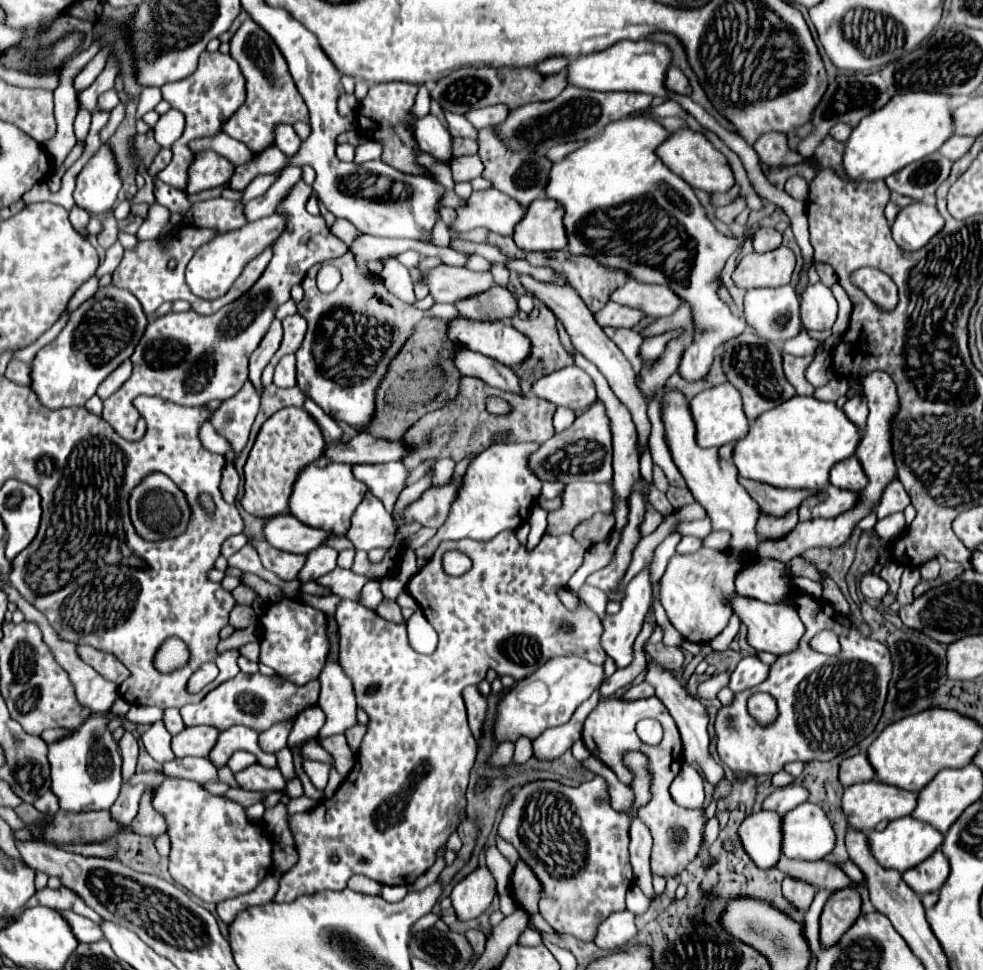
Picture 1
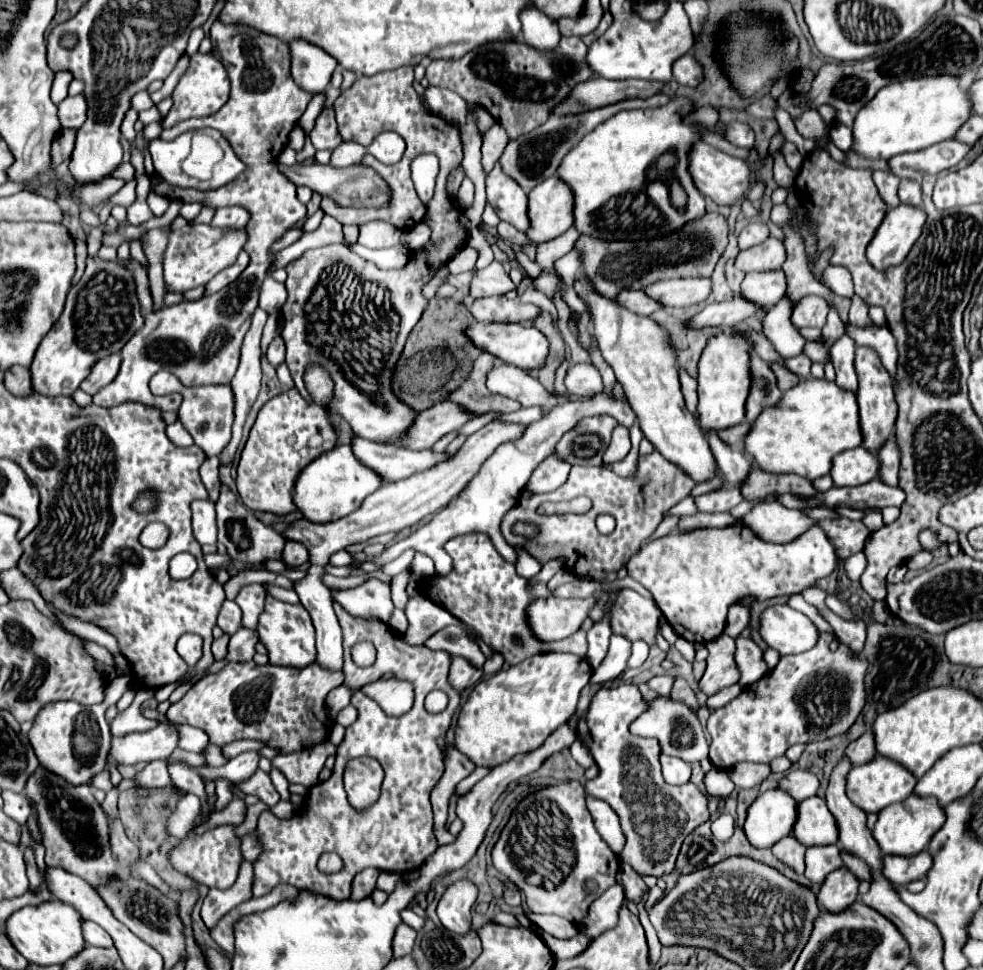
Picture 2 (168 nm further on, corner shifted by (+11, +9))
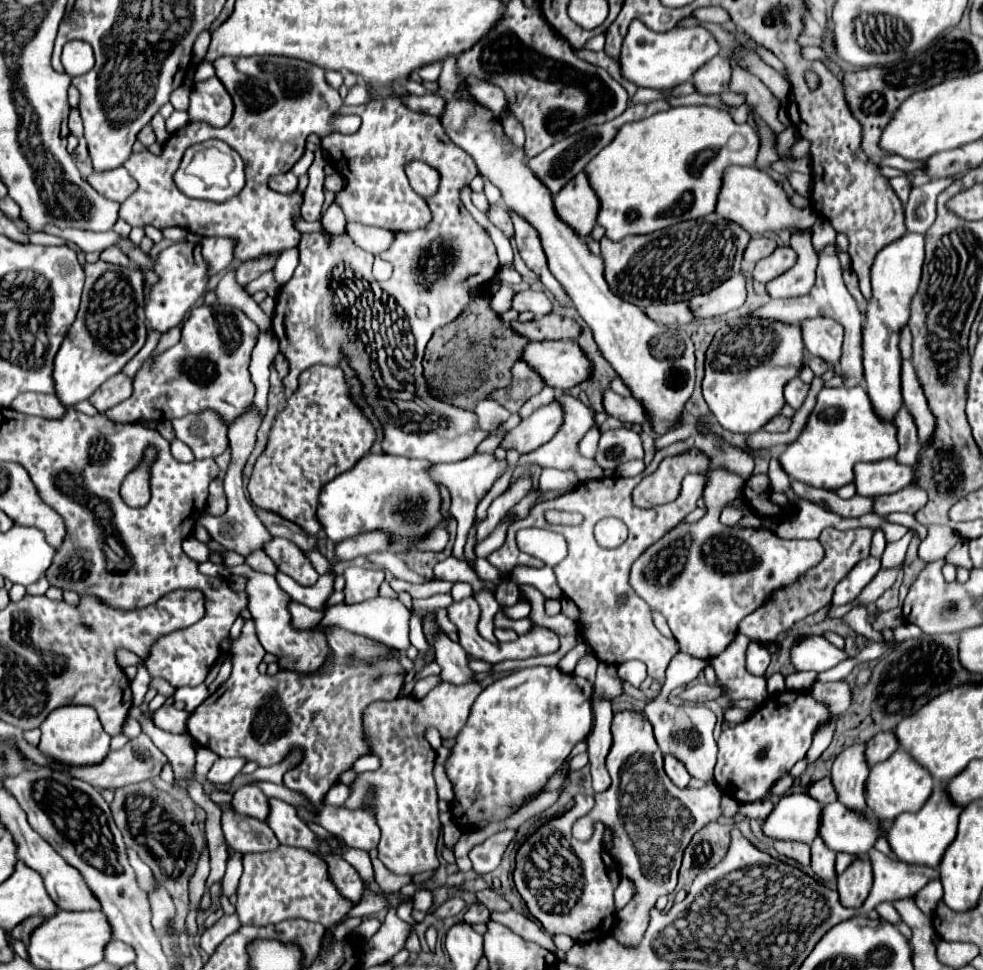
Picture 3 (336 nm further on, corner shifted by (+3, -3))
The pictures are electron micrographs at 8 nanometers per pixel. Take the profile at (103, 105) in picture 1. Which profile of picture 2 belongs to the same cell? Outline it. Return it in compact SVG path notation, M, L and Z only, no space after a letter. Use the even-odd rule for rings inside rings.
M75 95L75 97L67 97L59 103L59 121L61 127L81 127L85 121L85 113L87 113L87 105L85 105L85 97Z

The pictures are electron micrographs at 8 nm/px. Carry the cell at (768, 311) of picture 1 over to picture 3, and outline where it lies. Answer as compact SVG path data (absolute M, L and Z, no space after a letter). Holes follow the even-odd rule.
M809 231L793 233L791 235L791 247L799 253L797 263L783 273L781 277L767 283L767 291L773 299L787 299L787 297L801 297L809 293L809 289L815 283L815 267L817 267L817 253L813 247L809 247Z

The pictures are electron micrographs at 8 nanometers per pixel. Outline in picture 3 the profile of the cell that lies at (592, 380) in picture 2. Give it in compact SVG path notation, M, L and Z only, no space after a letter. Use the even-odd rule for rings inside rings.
M605 391L603 393L603 405L611 417L615 417L623 423L639 423L641 425L647 421L645 407L635 397L621 397L613 391Z

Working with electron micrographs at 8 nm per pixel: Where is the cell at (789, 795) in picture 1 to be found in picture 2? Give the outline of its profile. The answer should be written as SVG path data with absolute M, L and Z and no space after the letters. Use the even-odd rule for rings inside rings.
M791 769L777 785L777 789L785 789L795 801L803 801L807 797L813 797L817 793L819 779L811 771L803 769Z

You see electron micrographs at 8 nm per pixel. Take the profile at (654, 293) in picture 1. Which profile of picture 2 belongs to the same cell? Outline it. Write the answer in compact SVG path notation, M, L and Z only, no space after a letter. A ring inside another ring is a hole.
M665 279L647 285L643 291L663 307L687 307L707 299L711 279Z

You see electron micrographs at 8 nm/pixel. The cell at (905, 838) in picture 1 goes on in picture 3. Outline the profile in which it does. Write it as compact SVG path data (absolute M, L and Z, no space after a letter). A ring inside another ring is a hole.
M939 783L931 793L929 801L917 813L901 813L901 817L897 817L889 827L887 839L893 853L905 863L939 867L943 853L947 851L947 845L951 845L957 835L957 821L961 811L963 807L951 801L947 793L947 783Z

